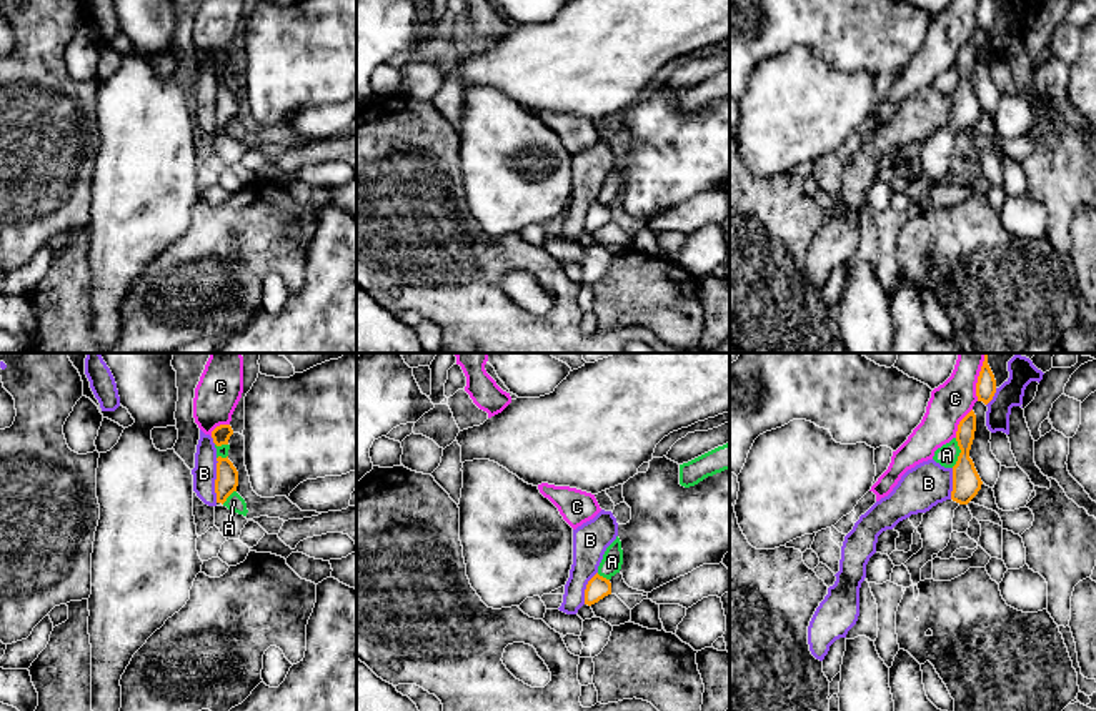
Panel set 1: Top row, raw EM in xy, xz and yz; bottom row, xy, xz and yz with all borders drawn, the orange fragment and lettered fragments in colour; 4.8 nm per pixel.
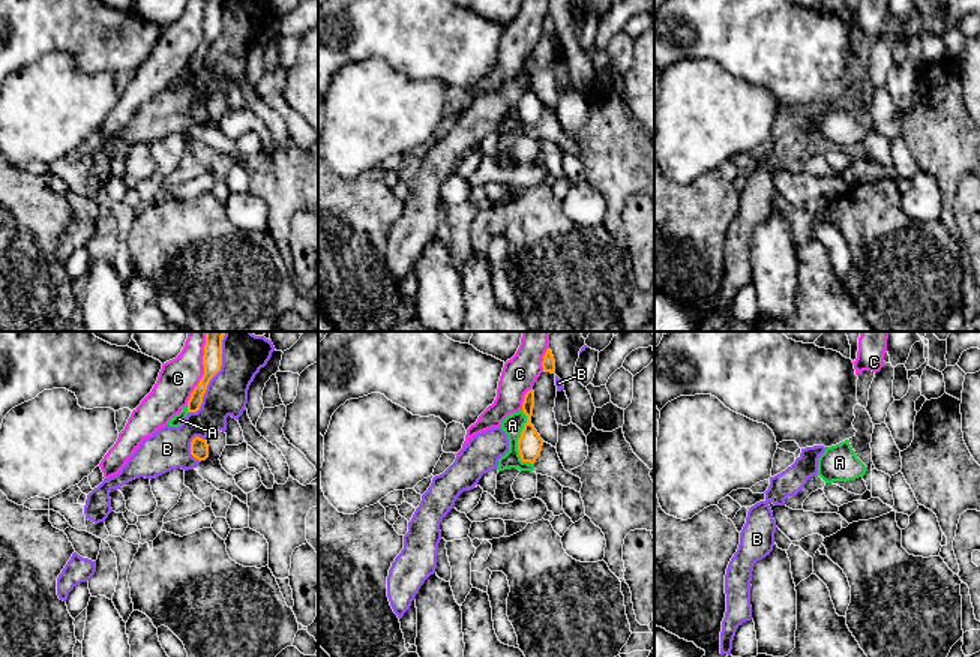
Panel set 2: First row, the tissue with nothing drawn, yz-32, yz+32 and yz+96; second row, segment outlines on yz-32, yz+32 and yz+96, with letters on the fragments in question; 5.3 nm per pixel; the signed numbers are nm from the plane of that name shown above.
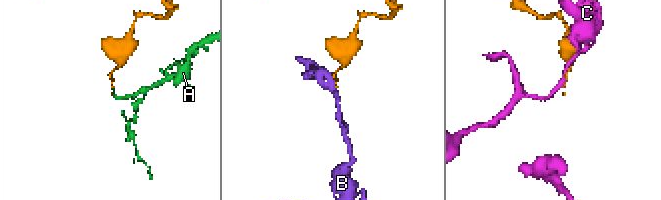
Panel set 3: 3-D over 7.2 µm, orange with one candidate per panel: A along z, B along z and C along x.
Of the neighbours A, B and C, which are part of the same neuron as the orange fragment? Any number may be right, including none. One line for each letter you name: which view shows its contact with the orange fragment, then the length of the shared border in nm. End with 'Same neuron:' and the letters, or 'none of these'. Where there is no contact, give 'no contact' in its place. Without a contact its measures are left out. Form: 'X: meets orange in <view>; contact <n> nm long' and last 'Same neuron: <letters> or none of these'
Same neuron: none of these

